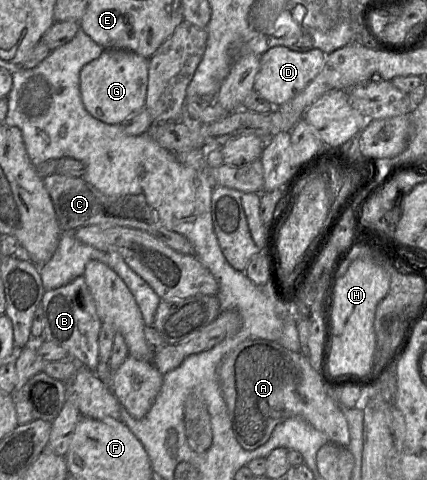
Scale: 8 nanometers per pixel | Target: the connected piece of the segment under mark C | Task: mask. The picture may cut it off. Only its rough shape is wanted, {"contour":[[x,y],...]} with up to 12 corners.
{"contour":[[82,177],[43,178],[61,233],[91,225],[149,233],[179,253],[142,194],[109,196]]}

